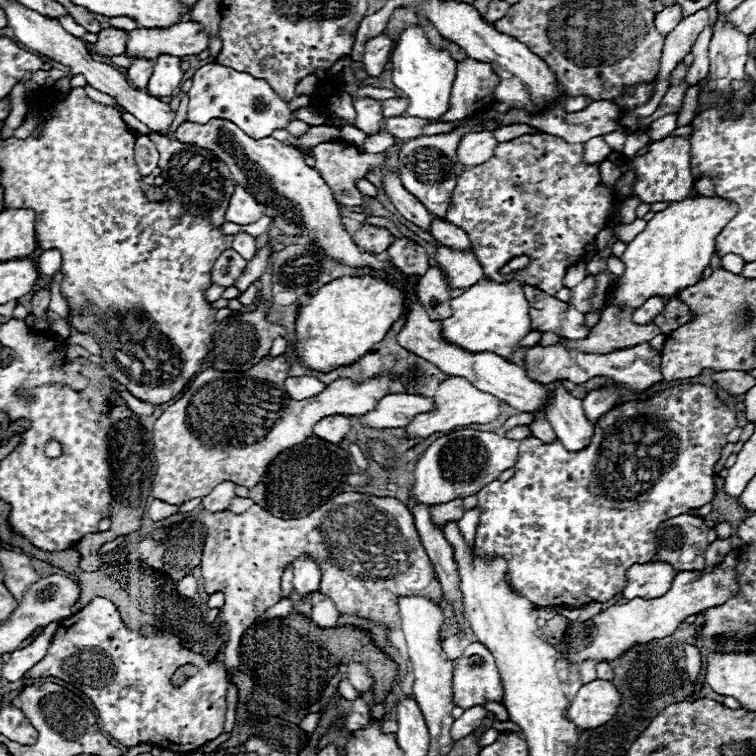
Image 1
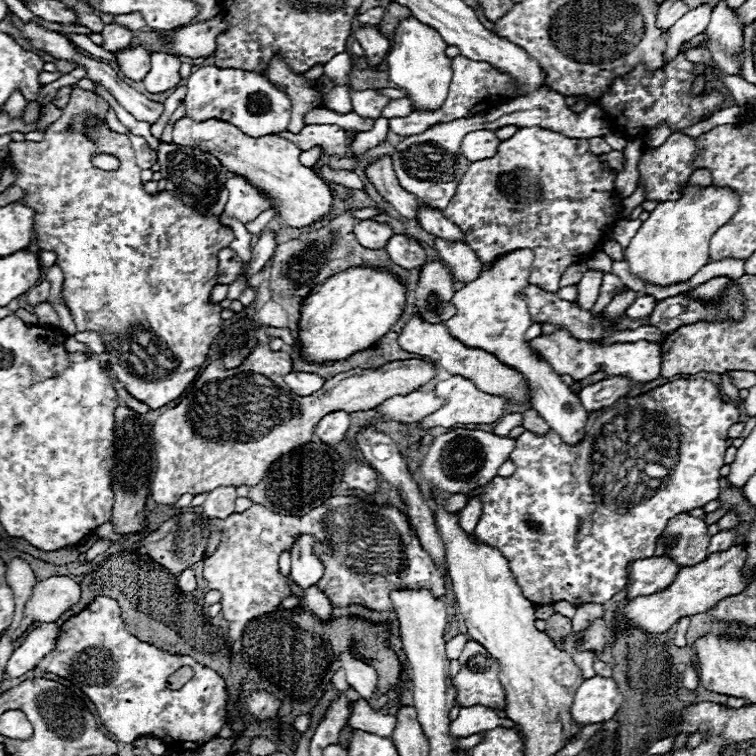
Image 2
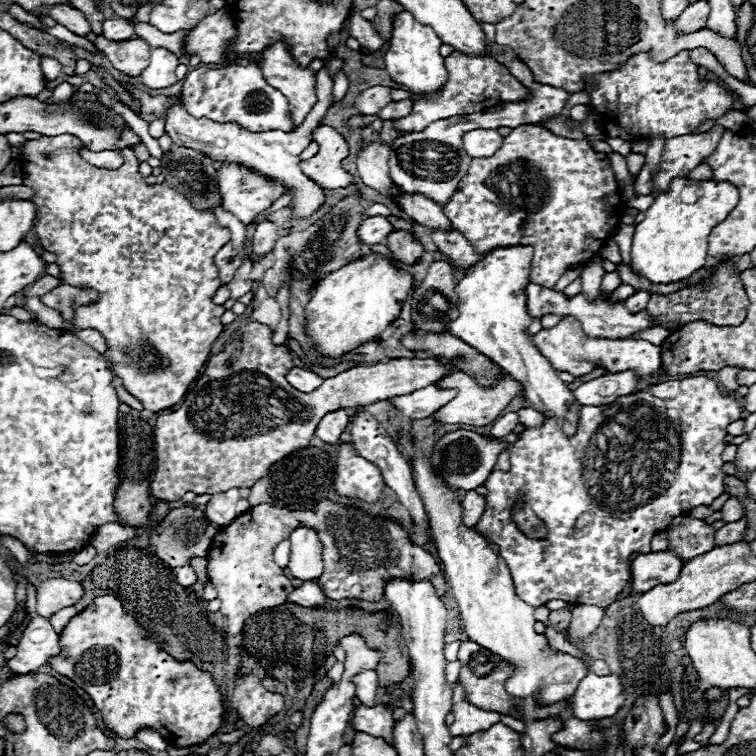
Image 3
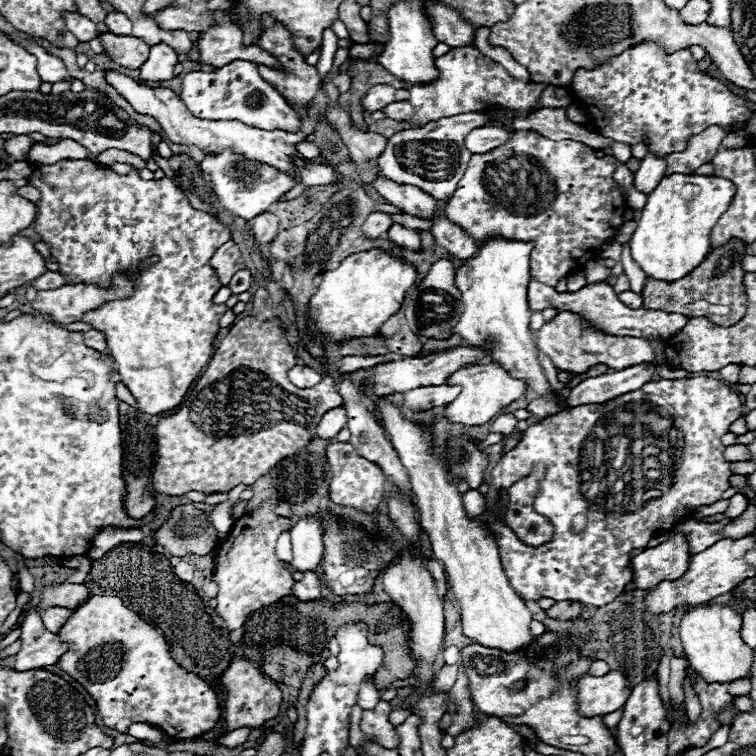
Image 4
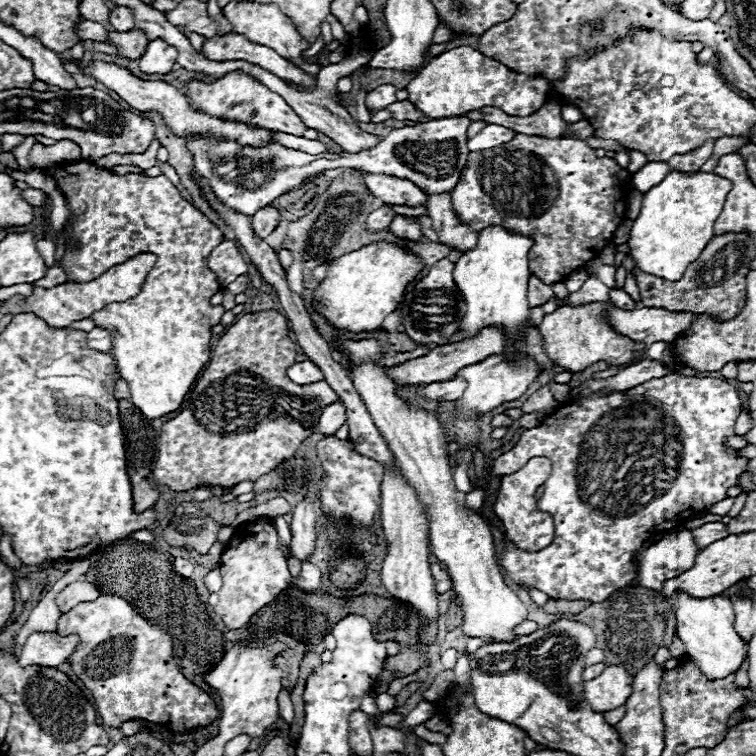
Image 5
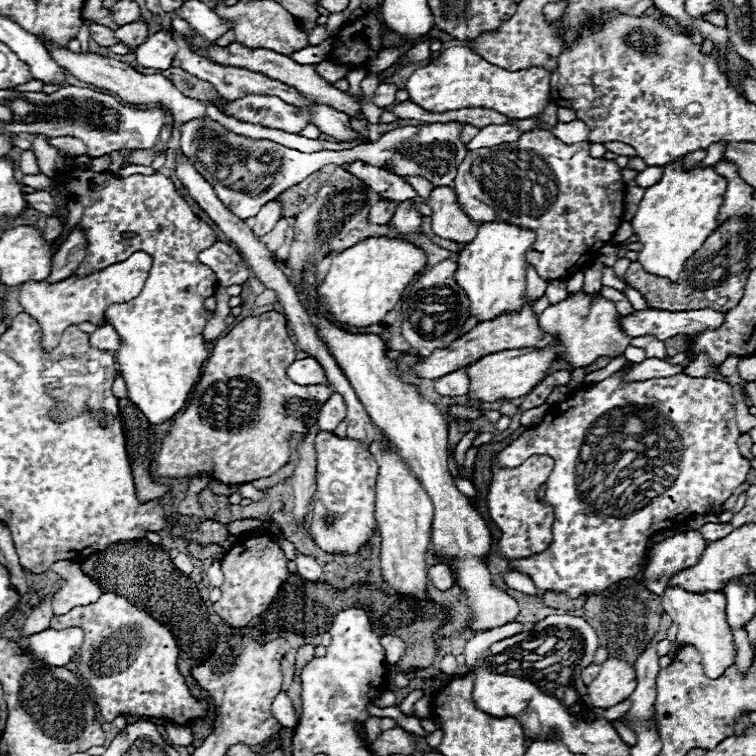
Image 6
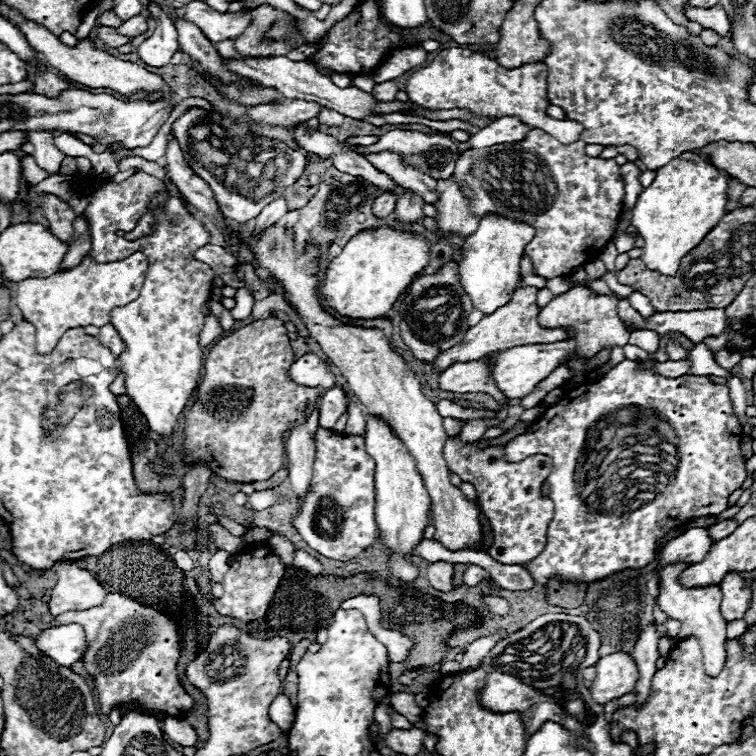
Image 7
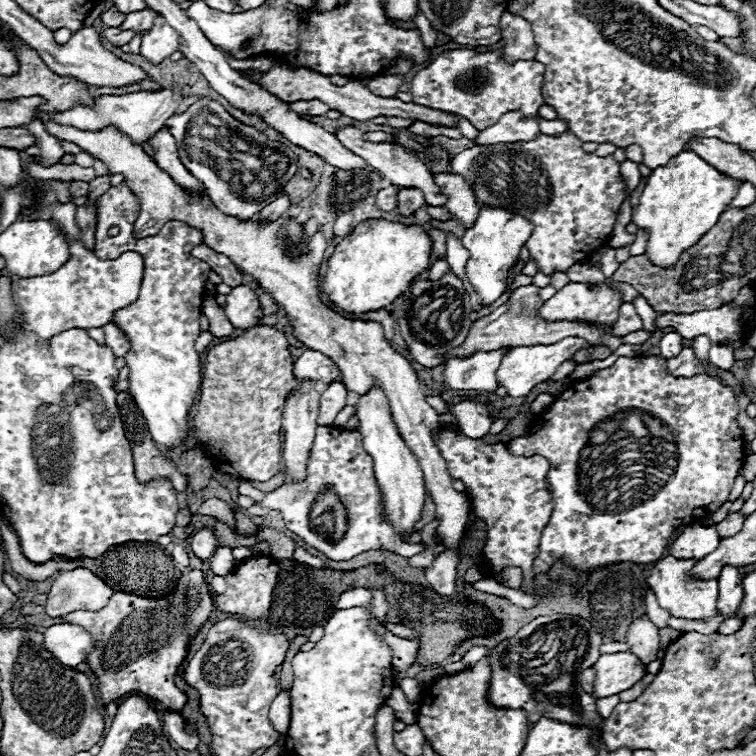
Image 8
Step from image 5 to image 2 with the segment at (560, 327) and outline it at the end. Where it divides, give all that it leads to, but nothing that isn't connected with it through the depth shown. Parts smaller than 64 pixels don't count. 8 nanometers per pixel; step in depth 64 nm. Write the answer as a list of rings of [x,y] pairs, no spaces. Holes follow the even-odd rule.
[[[556,330],[550,336],[540,336],[530,342],[532,352],[540,354],[556,374],[570,374],[574,380],[588,378],[590,374],[604,370],[608,376],[630,376],[632,382],[650,382],[660,376],[660,346],[640,340],[632,344],[612,344],[596,346],[584,340],[572,338],[566,330]]]

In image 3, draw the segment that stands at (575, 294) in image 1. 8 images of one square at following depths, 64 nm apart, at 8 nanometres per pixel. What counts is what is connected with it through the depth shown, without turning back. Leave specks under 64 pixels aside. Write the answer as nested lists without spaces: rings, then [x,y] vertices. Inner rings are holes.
[[[586,264],[582,270],[582,292],[588,300],[594,300],[600,292],[600,280],[604,276],[604,268],[600,264]]]

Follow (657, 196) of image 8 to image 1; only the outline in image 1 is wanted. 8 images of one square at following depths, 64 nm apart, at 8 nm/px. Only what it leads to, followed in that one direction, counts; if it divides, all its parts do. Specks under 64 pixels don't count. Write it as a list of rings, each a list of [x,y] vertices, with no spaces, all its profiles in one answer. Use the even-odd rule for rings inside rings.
[[[698,196],[694,200],[672,202],[670,208],[656,212],[646,224],[644,232],[640,232],[620,256],[626,270],[612,284],[608,304],[638,310],[652,296],[670,300],[676,298],[684,288],[700,282],[704,268],[710,266],[716,236],[722,232],[728,220],[732,220],[732,216],[736,216],[736,204],[720,196]]]

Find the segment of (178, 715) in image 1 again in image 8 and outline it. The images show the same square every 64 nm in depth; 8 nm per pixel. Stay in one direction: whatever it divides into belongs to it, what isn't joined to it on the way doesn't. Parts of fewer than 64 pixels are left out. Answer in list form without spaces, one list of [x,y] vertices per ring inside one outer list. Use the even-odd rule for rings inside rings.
[[[190,570],[178,580],[174,594],[168,594],[168,598],[154,600],[114,592],[102,610],[76,610],[62,618],[64,622],[80,624],[94,638],[94,648],[88,654],[86,664],[98,680],[102,706],[130,694],[140,694],[170,712],[180,712],[188,702],[188,696],[174,682],[176,668],[186,656],[188,640],[196,636],[198,628],[212,612],[214,600],[204,574],[200,570]]]

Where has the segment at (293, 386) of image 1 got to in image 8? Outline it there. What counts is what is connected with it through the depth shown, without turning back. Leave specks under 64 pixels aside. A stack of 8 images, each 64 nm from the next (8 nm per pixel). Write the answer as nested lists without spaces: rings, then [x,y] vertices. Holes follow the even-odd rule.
[[[306,350],[296,362],[294,362],[294,378],[296,380],[320,380],[326,386],[340,378],[340,370],[336,364],[316,350]]]

